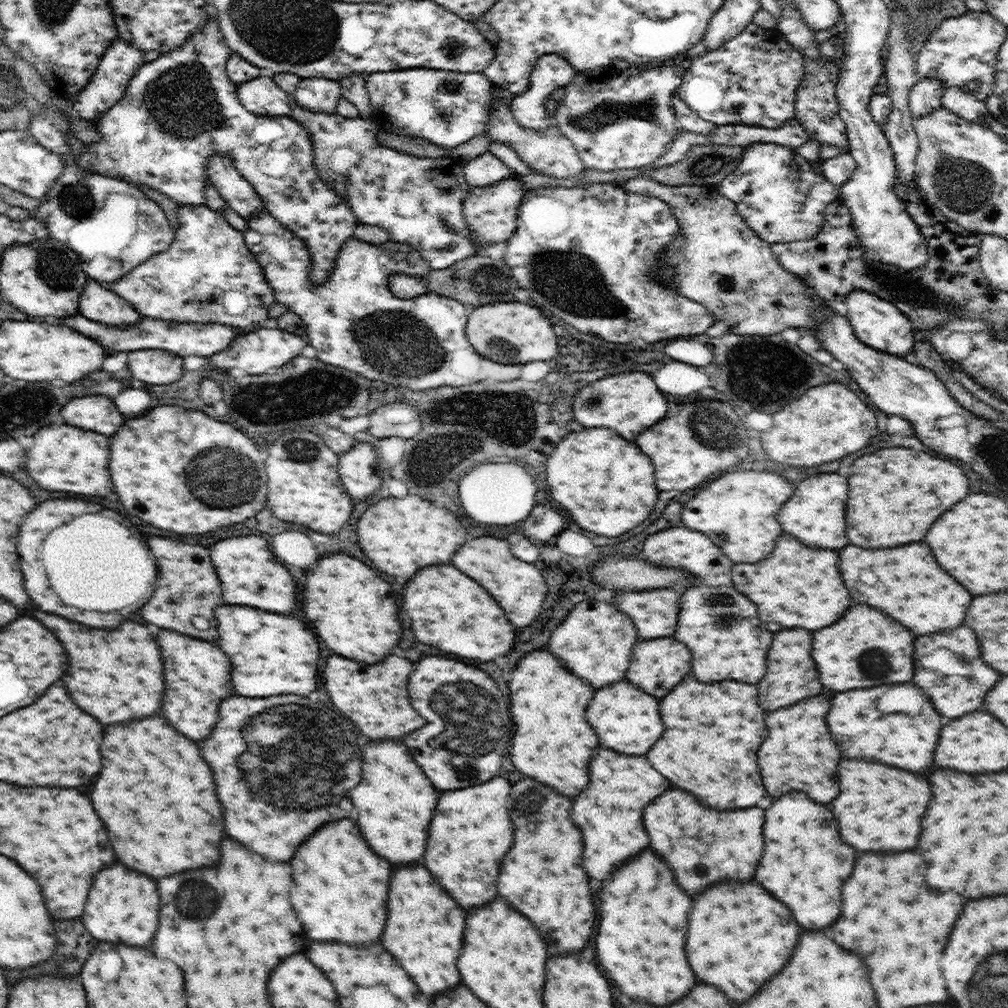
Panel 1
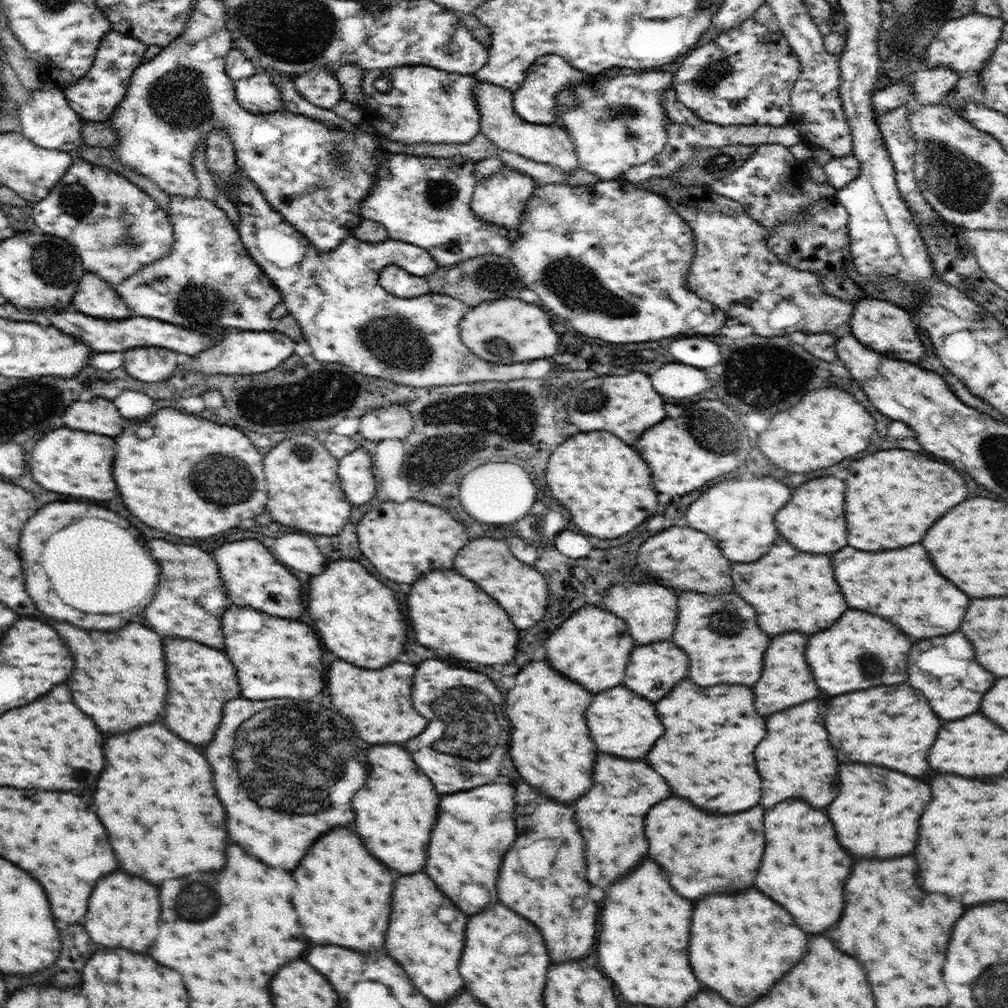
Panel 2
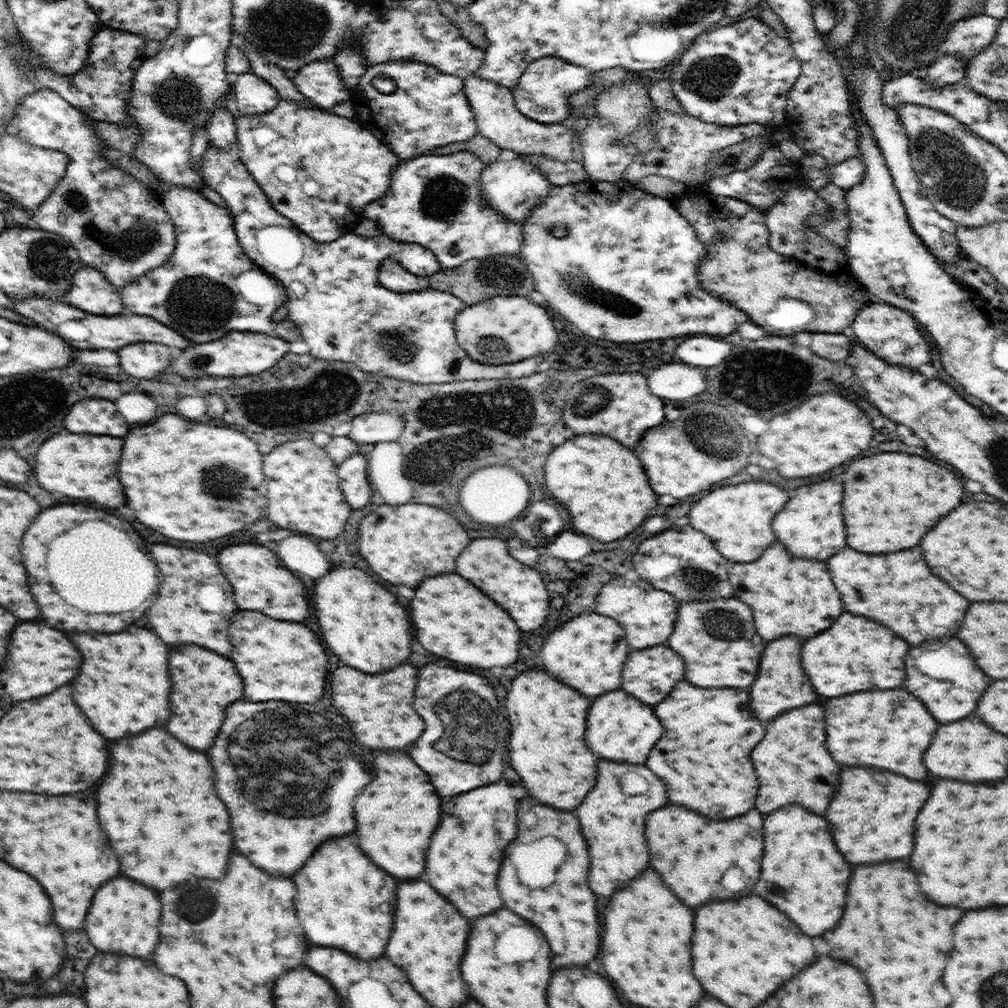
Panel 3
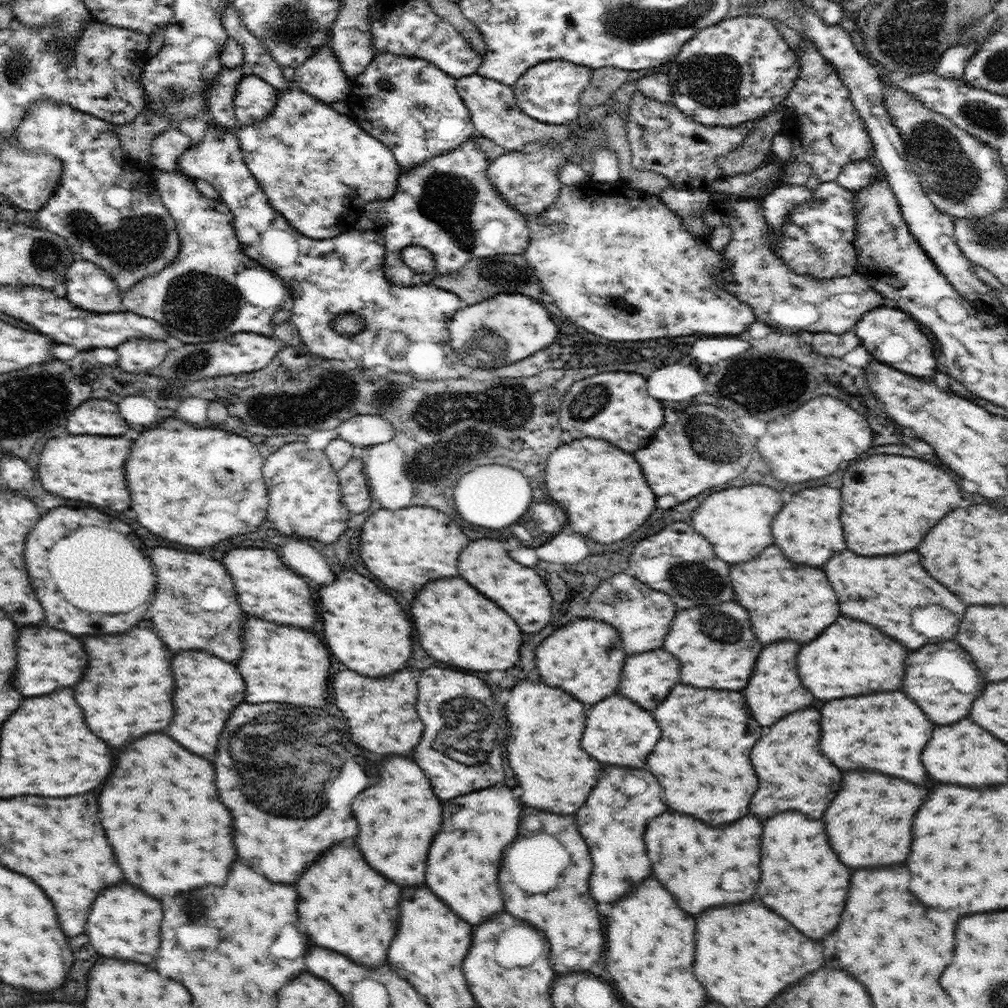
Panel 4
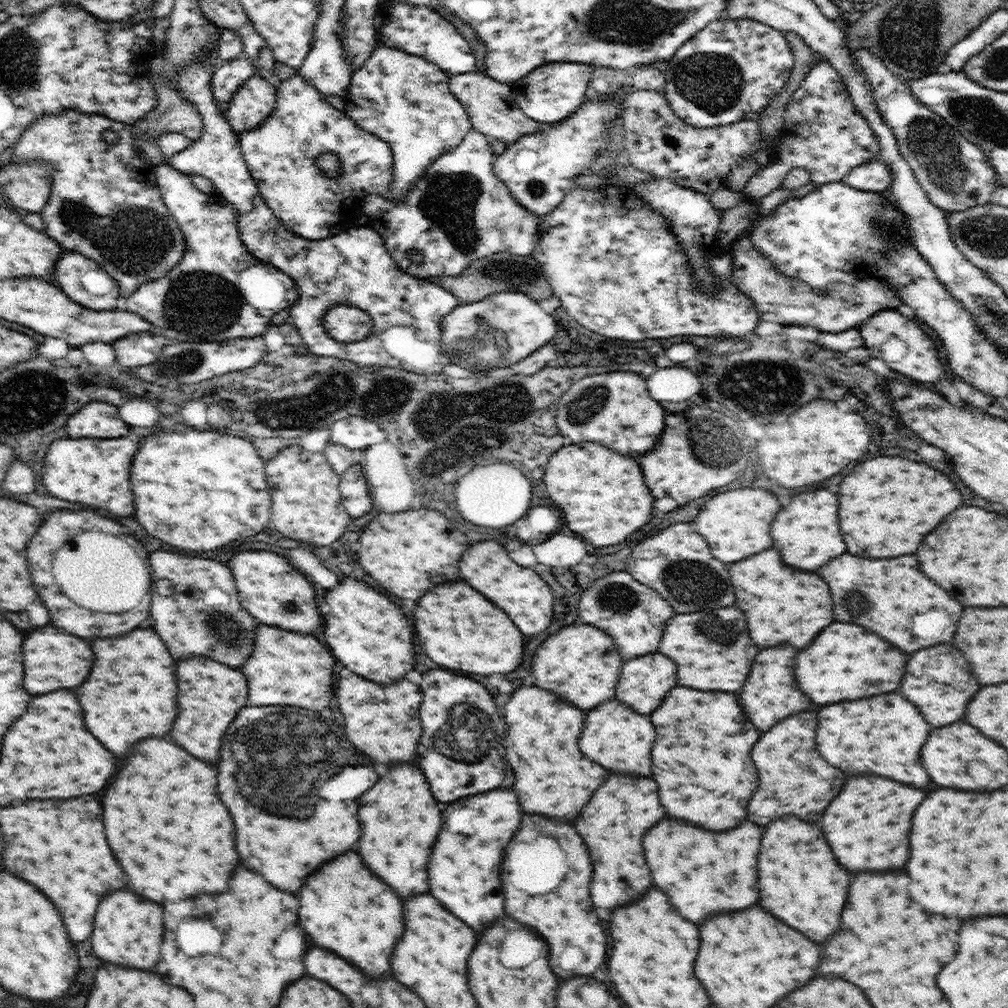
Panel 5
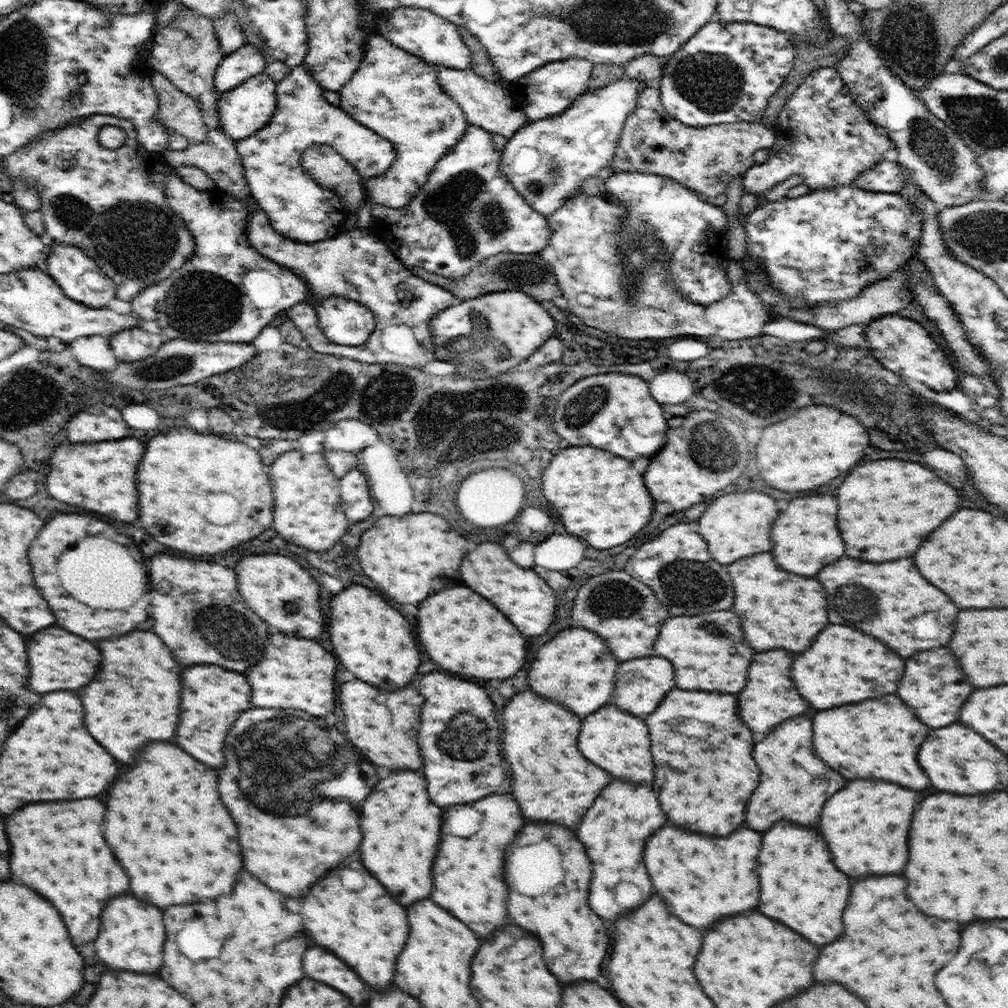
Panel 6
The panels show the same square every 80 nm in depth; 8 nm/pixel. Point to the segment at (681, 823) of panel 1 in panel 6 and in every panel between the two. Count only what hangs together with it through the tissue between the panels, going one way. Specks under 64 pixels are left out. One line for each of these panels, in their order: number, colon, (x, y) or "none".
2: (697, 864)
3: (691, 853)
4: (689, 857)
5: (693, 866)
6: (702, 880)

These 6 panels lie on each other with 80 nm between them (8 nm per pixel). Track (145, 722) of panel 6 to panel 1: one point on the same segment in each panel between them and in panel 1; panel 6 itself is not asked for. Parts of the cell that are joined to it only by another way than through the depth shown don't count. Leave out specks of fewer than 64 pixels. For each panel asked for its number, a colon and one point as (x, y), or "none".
1: (116, 675)
2: (120, 681)
3: (124, 686)
4: (126, 692)
5: (130, 695)

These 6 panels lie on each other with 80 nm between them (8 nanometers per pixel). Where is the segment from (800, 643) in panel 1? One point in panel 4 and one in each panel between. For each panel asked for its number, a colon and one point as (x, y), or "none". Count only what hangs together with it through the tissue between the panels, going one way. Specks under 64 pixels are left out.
2: (787, 680)
3: (781, 685)
4: (775, 689)

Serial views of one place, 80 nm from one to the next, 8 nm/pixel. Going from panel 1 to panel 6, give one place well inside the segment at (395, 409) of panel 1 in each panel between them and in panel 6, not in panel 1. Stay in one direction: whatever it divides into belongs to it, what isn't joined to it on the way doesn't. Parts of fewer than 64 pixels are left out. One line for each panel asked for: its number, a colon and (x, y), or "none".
2: (392, 422)
3: (374, 427)
4: (362, 430)
5: (355, 432)
6: (351, 435)

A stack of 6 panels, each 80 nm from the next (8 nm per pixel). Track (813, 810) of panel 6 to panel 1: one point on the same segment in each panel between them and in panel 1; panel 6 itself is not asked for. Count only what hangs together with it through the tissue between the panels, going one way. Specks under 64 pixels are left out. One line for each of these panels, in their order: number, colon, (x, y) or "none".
1: (799, 754)
2: (795, 759)
3: (792, 763)
4: (794, 774)
5: (793, 778)

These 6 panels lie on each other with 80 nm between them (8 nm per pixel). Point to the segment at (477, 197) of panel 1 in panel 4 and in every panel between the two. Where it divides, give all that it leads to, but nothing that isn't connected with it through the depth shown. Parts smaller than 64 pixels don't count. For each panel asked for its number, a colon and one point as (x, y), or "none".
2: (500, 199)
3: (513, 188)
4: (526, 179)

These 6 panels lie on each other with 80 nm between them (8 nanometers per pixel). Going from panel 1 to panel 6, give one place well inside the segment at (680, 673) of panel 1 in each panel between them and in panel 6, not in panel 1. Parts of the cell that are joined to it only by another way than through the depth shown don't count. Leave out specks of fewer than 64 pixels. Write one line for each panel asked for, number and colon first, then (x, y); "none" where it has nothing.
2: (654, 668)
3: (649, 675)
4: (647, 678)
5: (645, 681)
6: (641, 685)

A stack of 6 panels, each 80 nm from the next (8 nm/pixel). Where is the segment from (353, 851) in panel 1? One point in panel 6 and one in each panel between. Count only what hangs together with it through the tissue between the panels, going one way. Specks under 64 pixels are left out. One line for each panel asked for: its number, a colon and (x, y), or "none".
2: (342, 896)
3: (344, 900)
4: (345, 905)
5: (343, 906)
6: (368, 929)

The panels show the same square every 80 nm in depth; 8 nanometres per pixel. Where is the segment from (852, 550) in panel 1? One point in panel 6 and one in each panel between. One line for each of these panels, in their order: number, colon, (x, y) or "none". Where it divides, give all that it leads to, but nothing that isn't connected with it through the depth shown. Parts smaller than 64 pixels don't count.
2: (902, 585)
3: (892, 588)
4: (886, 591)
5: (892, 597)
6: (908, 606)

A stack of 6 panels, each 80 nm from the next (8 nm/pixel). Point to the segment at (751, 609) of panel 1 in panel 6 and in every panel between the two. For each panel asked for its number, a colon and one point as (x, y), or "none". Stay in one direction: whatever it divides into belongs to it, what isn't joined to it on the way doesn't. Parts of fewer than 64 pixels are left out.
2: (719, 632)
3: (717, 639)
4: (715, 643)
5: (713, 650)
6: (708, 651)

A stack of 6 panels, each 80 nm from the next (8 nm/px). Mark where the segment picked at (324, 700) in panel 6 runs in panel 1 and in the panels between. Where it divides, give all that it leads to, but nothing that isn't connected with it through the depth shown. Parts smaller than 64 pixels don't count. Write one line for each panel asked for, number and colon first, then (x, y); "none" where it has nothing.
1: (271, 653)
2: (274, 658)
3: (277, 660)
4: (279, 664)
5: (289, 668)

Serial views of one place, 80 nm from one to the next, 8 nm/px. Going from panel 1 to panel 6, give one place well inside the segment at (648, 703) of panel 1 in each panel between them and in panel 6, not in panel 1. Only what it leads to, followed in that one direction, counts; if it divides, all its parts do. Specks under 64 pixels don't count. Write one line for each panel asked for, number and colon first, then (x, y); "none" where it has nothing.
2: (621, 722)
3: (622, 729)
4: (618, 732)
5: (615, 736)
6: (612, 738)

